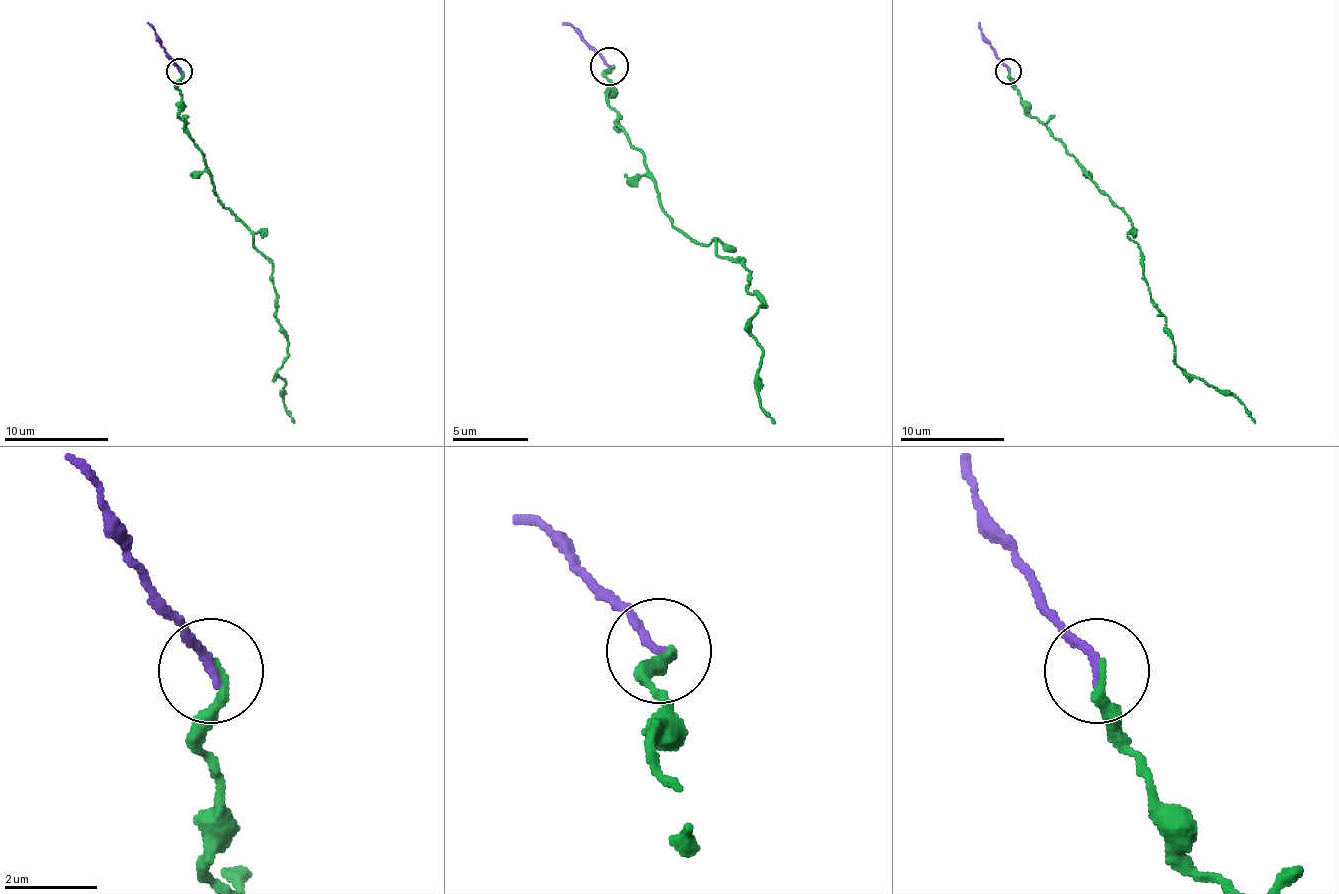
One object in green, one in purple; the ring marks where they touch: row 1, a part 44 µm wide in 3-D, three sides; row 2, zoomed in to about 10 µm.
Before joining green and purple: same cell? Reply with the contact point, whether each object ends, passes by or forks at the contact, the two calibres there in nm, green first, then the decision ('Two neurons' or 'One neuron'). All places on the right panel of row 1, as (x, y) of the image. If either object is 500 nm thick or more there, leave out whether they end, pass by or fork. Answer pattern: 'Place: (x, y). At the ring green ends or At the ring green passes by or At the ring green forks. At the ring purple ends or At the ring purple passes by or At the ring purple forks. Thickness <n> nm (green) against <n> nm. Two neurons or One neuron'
Place: (1008, 71). At the ring green ends. At the ring purple ends. Thickness 200 nm (green) against 190 nm. One neuron

